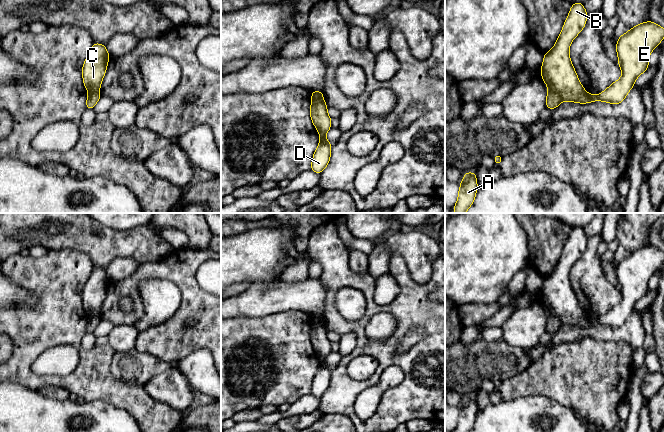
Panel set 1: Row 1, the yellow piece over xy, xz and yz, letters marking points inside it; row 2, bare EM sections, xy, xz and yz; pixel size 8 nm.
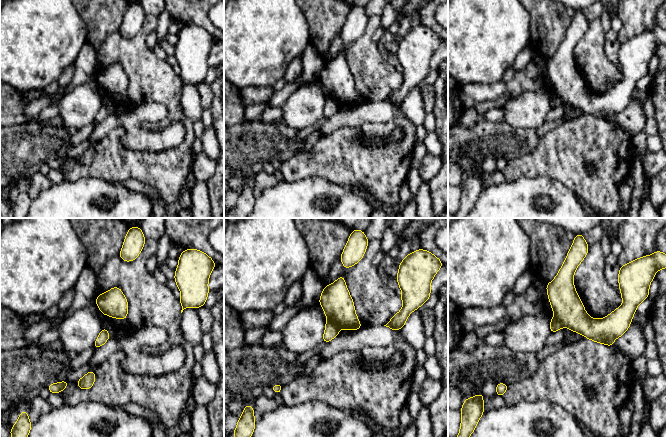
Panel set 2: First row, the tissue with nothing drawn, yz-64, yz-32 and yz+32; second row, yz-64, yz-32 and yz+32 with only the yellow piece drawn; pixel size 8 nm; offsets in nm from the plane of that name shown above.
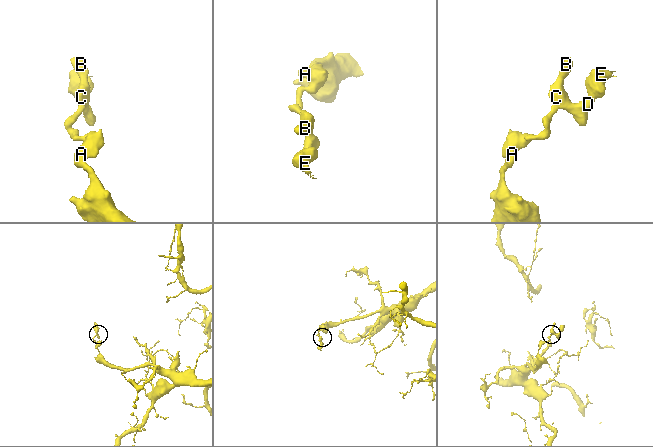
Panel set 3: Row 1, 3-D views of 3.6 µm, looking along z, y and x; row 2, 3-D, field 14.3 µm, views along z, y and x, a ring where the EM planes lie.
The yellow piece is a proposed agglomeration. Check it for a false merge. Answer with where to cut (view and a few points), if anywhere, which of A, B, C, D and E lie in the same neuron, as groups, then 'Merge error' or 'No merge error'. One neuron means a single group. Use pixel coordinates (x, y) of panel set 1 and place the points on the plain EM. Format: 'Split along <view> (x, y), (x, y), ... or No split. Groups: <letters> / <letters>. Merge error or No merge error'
Split along yz (549, 312), (561, 324). Groups: A / B C D E. Merge error

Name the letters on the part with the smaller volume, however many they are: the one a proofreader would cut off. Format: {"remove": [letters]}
{"remove": ["B", "C", "D", "E"]}

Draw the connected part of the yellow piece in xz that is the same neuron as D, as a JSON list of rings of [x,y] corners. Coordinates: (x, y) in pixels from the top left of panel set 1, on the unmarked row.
[[[312,322],[310,340],[320,360],[319,369],[311,386],[311,395],[320,398],[329,388],[332,372],[332,369],[326,363],[326,357],[331,353],[331,342],[327,337],[326,326],[322,323]]]

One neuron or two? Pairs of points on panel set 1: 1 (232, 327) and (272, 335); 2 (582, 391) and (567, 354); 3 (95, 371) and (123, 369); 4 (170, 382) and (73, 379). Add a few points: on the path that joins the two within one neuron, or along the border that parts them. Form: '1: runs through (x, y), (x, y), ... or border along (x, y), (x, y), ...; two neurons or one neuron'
1: runs through (242, 334), (262, 335); one neuron
2: runs through (582, 382), (582, 379), (569, 366), (569, 363); one neuron
3: border along (114, 352), (111, 373), (130, 383); two neurons
4: border along (143, 386), (144, 390), (151, 397), (162, 401); two neurons

